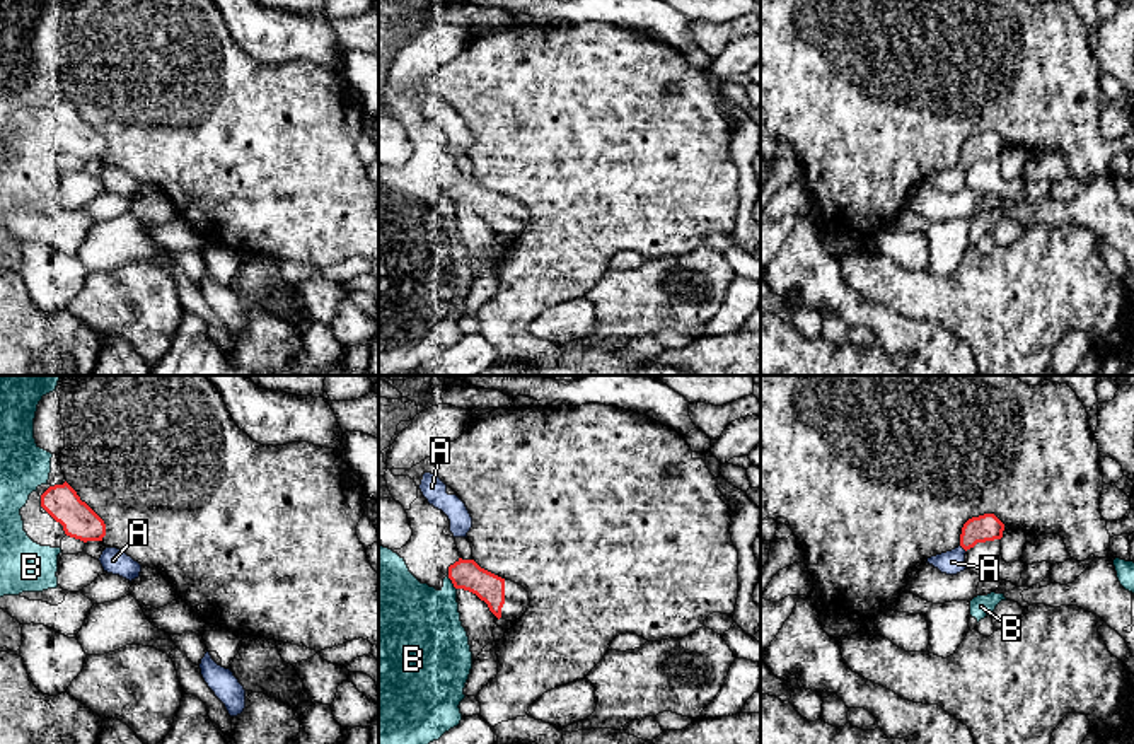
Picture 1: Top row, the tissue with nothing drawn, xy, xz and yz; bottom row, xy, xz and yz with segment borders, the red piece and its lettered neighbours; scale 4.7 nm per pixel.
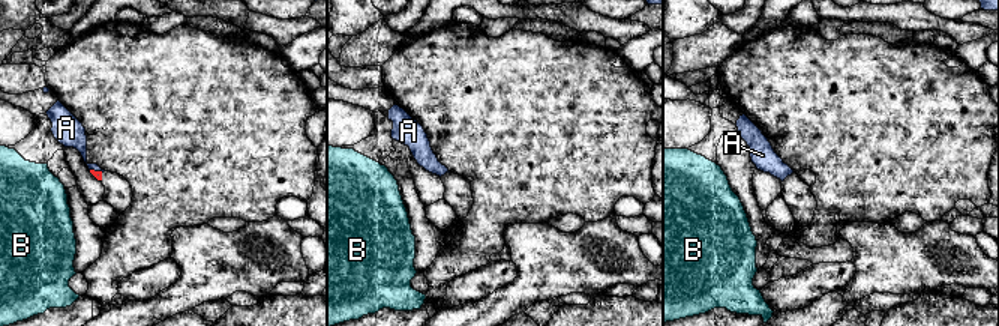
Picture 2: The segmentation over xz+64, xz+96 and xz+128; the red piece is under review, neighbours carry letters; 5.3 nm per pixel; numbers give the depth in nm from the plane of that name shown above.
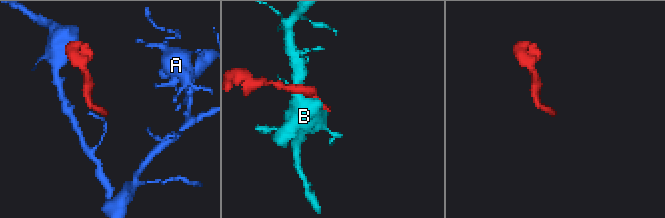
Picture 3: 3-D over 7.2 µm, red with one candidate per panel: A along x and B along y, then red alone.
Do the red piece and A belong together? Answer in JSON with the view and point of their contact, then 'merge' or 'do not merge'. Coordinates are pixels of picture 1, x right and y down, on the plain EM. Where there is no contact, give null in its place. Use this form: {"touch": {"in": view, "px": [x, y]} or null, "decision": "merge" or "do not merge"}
{"touch": {"in": "yz", "px": [962, 164]}, "decision": "do not merge"}

